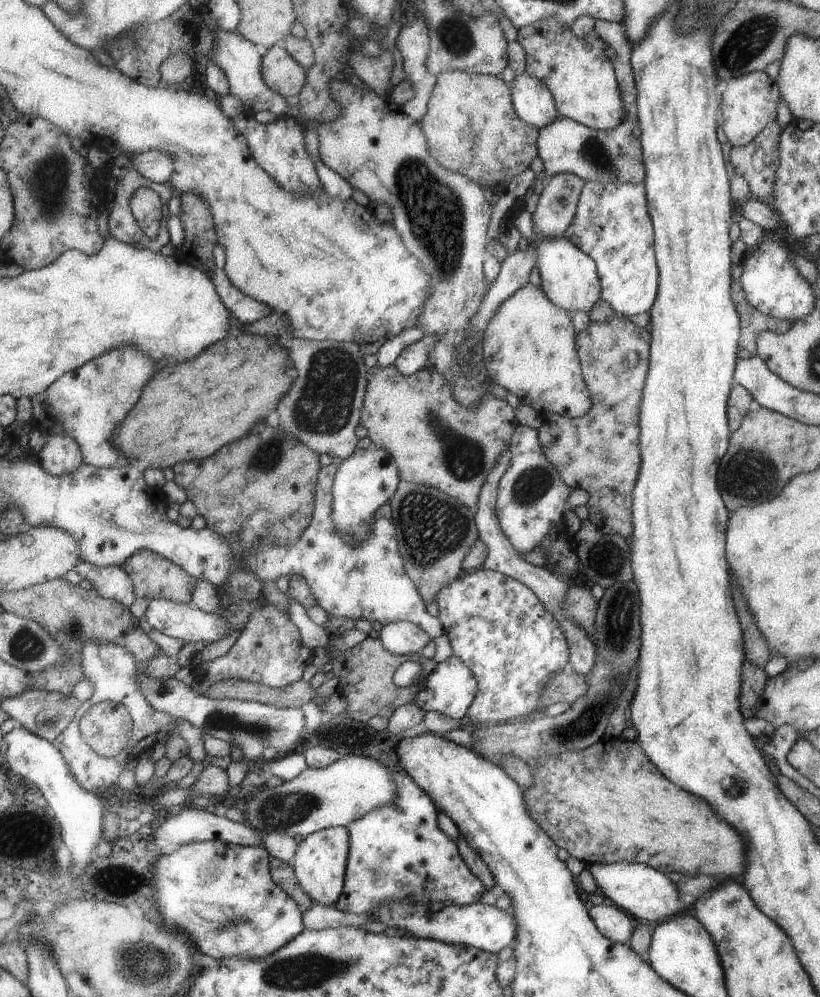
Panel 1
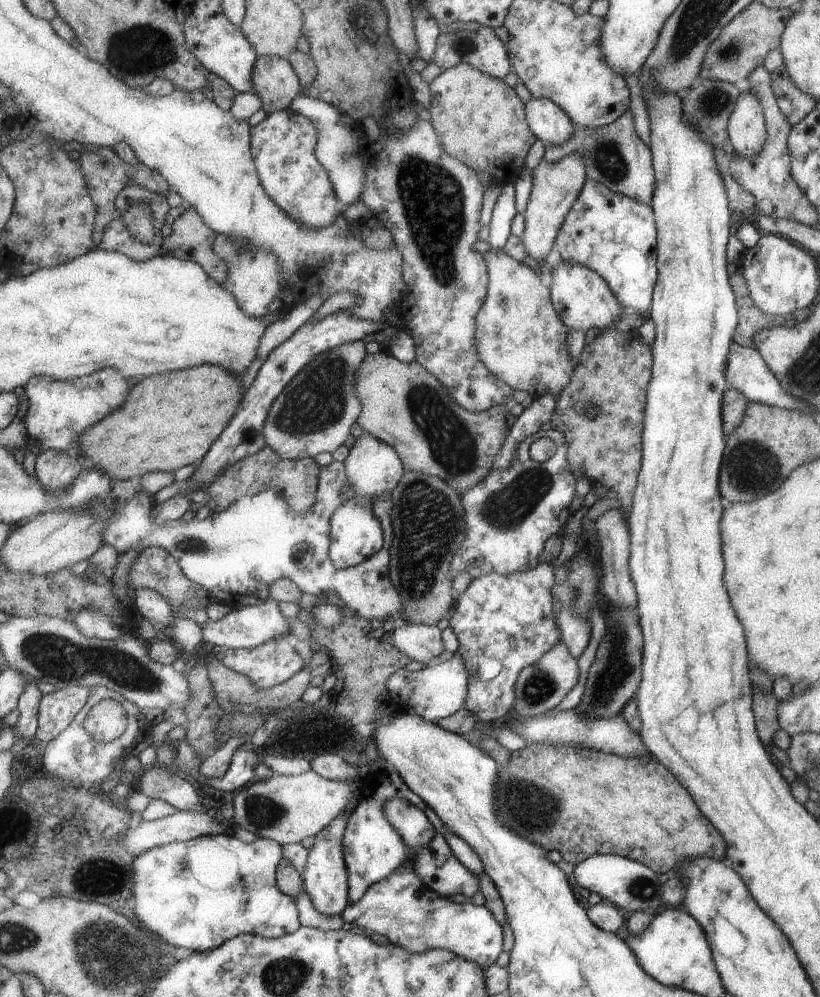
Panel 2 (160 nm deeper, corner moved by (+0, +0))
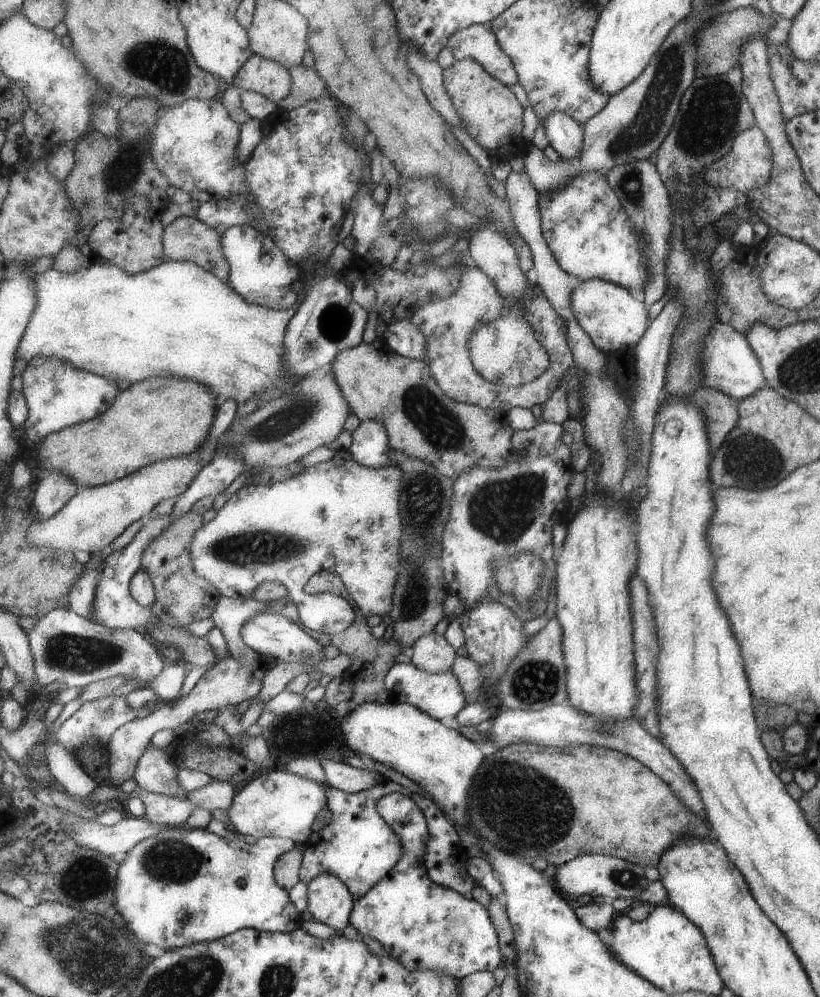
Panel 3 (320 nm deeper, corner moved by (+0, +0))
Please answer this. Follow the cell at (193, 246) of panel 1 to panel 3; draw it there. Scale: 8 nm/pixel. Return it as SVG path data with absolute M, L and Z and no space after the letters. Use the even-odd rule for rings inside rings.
M185 216L174 219L163 228L163 258L165 261L189 261L205 271L215 274L222 282L227 282L228 264L220 249L223 227L211 228L197 218Z

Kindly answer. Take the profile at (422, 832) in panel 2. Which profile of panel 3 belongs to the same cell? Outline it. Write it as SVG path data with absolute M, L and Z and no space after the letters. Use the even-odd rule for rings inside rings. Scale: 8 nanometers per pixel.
M398 792L387 793L379 798L376 811L395 830L404 846L403 855L397 859L395 866L379 882L355 899L352 912L348 916L349 933L364 938L377 940L386 951L387 956L396 958L406 969L413 971L434 971L457 979L471 975L475 971L493 971L502 966L500 945L492 919L487 908L473 899L465 899L453 889L435 884L429 880L424 867L424 850L428 839L426 818L420 808L409 798Z

